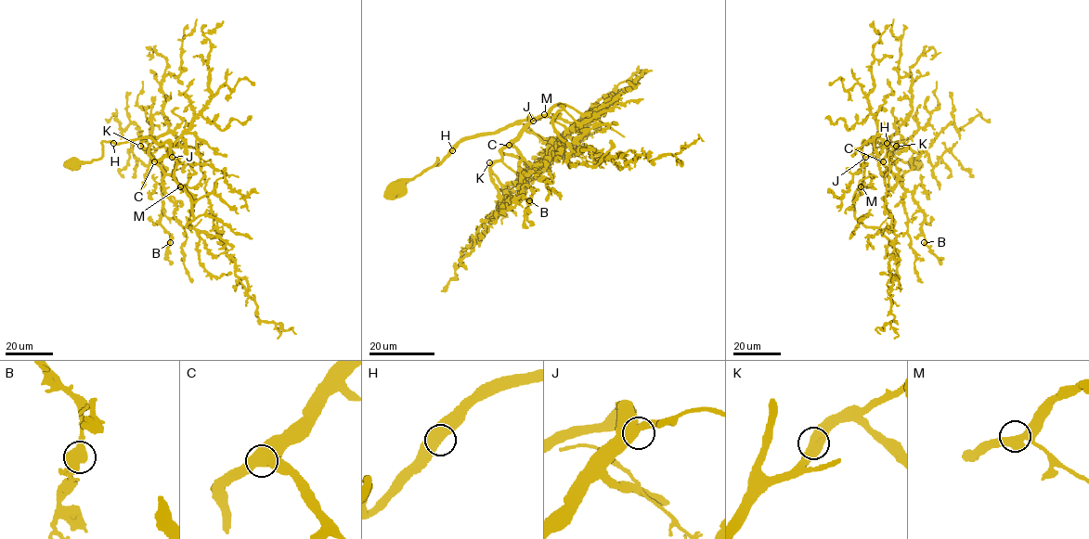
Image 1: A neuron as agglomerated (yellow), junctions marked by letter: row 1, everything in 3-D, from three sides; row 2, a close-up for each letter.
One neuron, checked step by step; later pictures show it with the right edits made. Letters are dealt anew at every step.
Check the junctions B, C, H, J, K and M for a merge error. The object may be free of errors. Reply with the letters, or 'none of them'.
H

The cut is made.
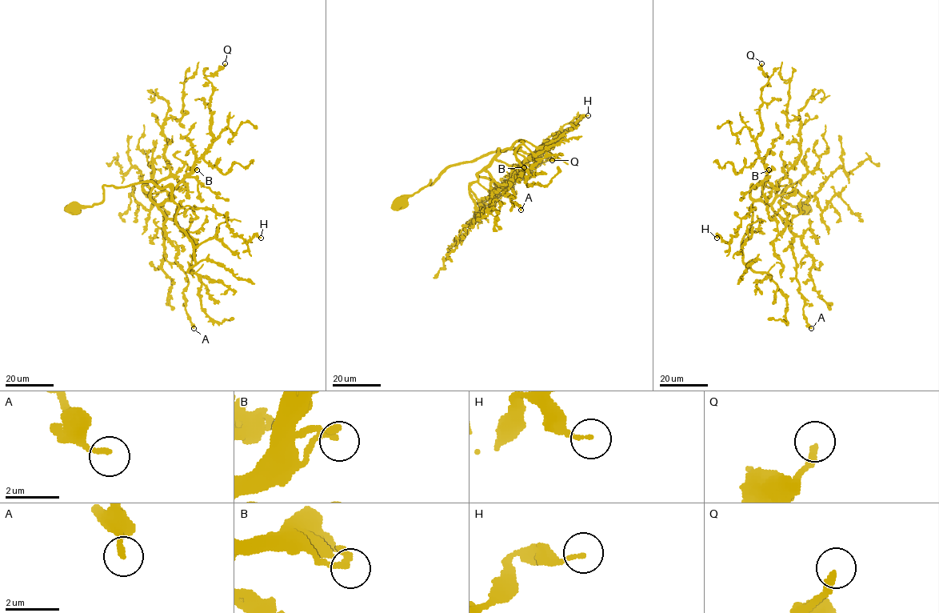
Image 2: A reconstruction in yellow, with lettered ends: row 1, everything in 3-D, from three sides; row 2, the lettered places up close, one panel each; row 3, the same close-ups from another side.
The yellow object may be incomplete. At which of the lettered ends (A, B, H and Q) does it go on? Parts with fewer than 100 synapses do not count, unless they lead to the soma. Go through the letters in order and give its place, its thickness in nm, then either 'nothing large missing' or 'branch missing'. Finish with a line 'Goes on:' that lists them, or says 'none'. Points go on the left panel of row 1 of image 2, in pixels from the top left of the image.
A: at (193, 328); 200 nm thick; nothing large missing
B: at (197, 170); 220 nm thick; nothing large missing
H: at (261, 238); 130 nm thick; nothing large missing
Q: at (225, 63); 260 nm thick; nothing large missing
Goes on: none

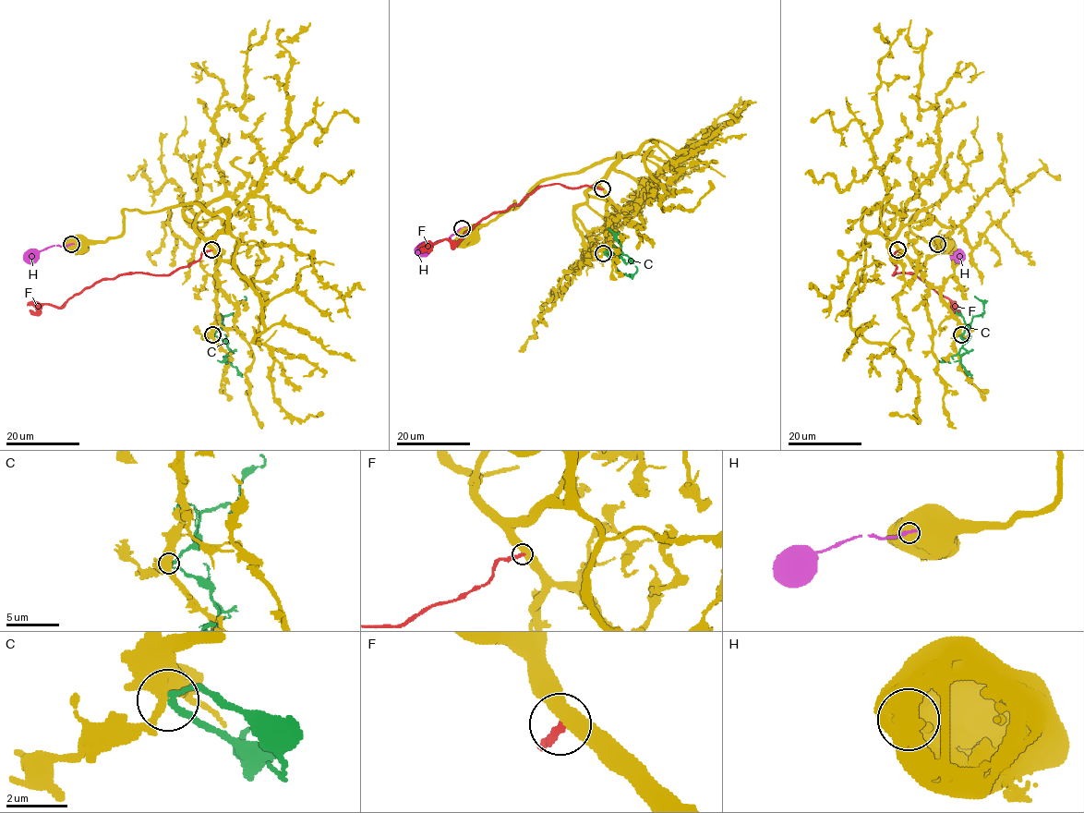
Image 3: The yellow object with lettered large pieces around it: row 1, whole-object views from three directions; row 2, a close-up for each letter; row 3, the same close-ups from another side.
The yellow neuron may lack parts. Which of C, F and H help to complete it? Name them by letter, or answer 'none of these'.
none of these

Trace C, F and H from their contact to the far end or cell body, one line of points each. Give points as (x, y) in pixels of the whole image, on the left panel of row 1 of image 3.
C: (212, 333), (221, 326), (224, 316), (236, 311), (237, 306), (246, 298), (244, 296)
F: (211, 249), (168, 274), (128, 273), (101, 279), (60, 307), (42, 304), (34, 312), (29, 309)
H: (71, 244), (53, 245), (24, 260)

